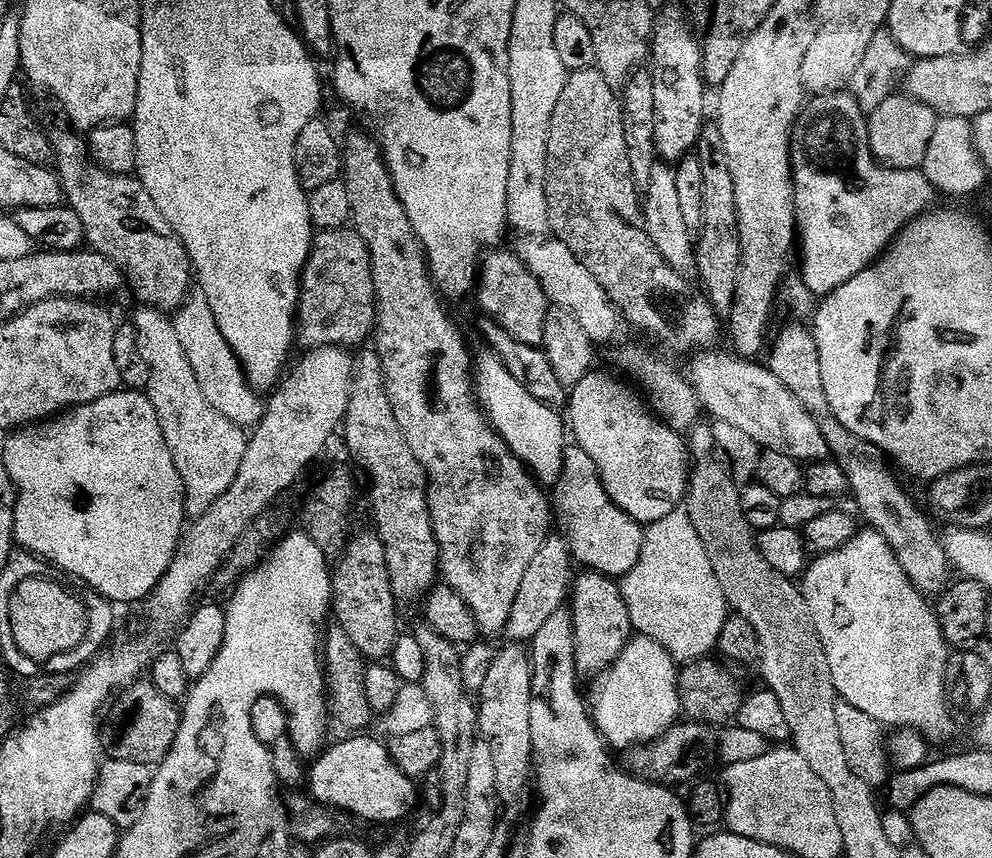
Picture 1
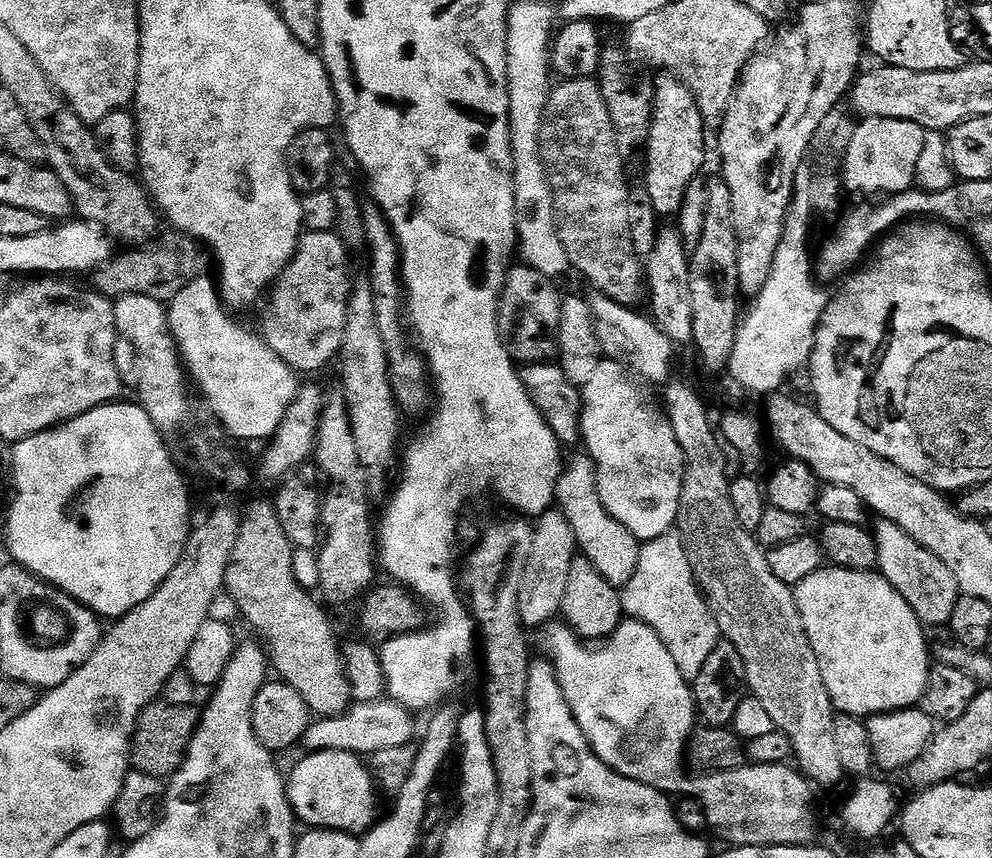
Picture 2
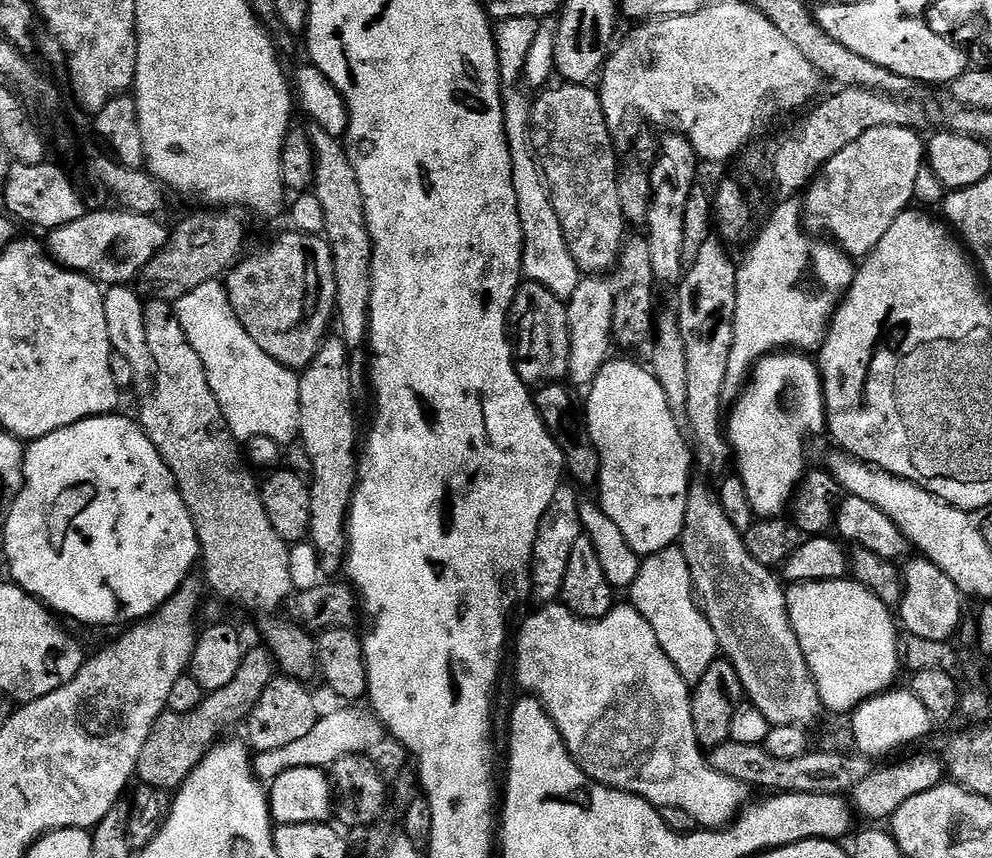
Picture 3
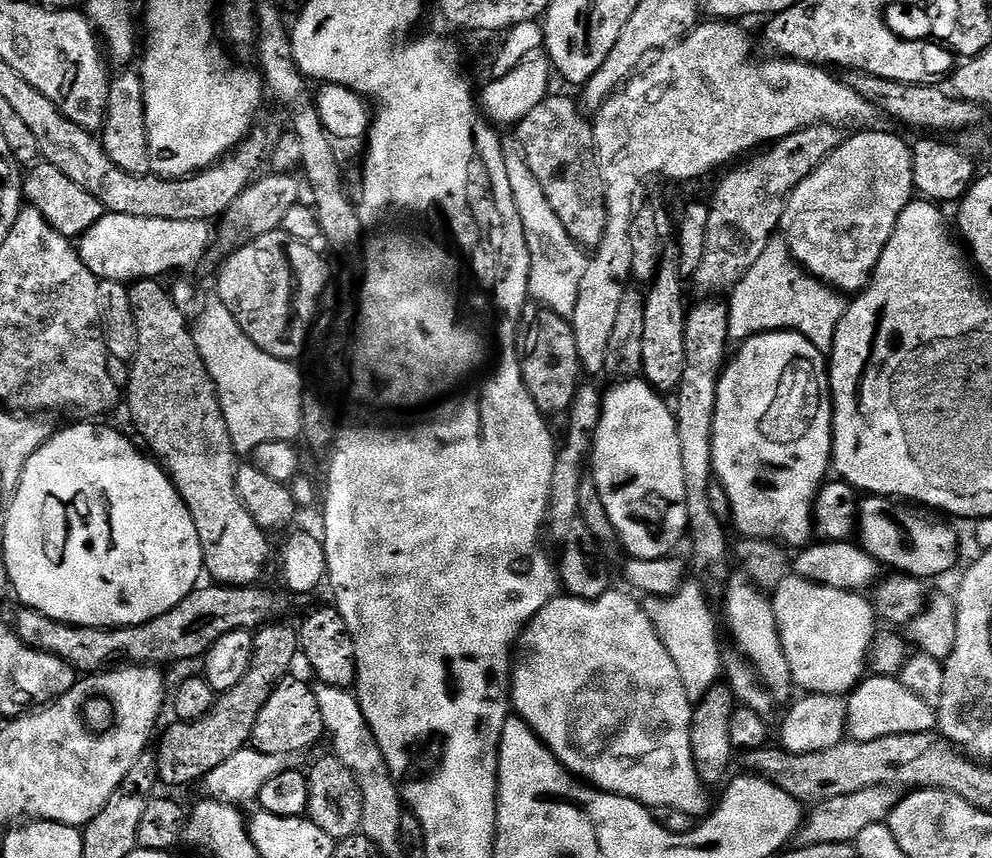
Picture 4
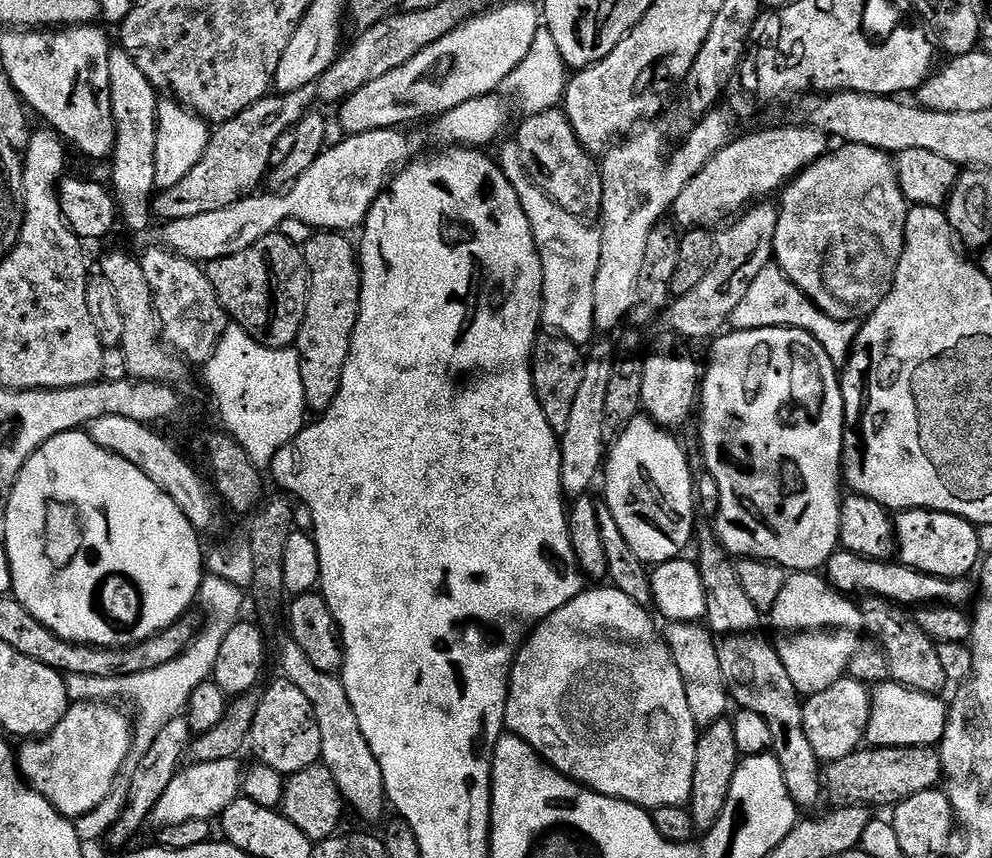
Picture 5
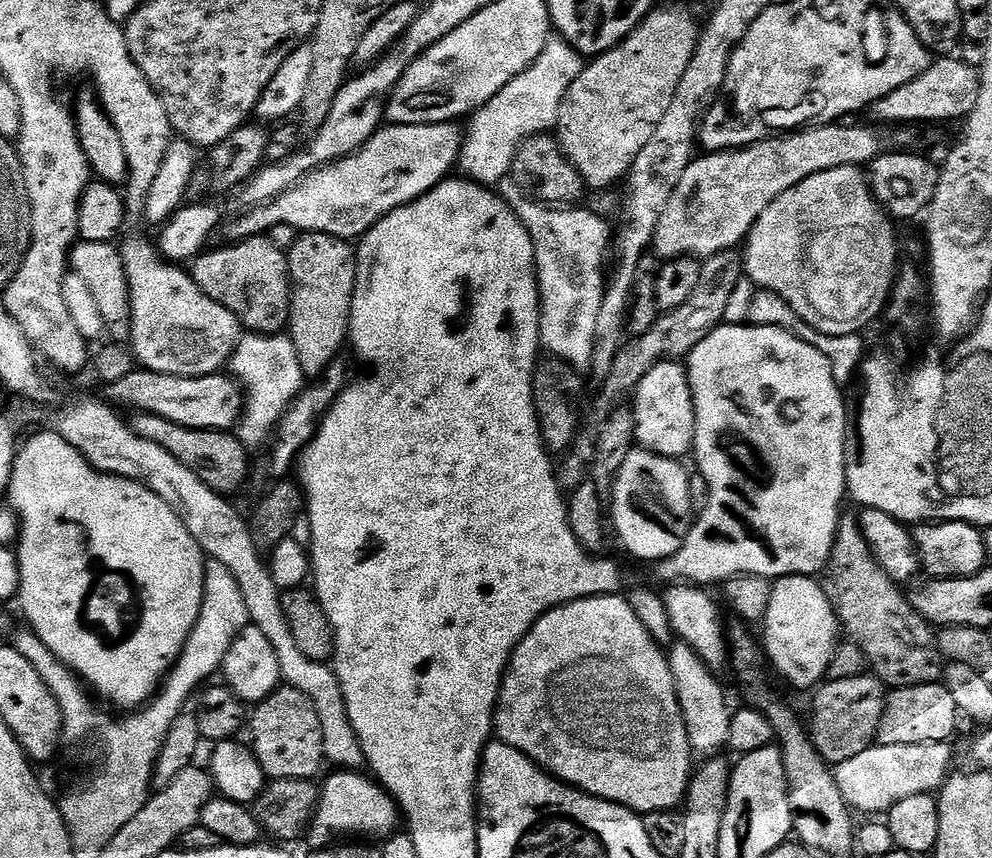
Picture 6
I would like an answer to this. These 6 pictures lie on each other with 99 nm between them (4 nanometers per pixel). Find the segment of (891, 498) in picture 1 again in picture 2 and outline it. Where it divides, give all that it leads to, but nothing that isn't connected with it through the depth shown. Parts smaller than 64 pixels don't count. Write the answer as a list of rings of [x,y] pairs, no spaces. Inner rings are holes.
[[[883,518],[875,521],[874,533],[877,542],[878,571],[892,583],[910,607],[914,610],[920,623],[925,626],[931,624],[951,625],[954,606],[962,595],[954,574],[950,574],[950,566],[938,558],[910,534],[890,520]]]

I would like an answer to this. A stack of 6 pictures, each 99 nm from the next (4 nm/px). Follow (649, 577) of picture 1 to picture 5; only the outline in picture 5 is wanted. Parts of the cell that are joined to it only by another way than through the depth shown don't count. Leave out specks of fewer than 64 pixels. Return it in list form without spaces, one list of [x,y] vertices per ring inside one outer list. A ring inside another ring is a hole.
[[[700,622],[694,624],[669,623],[667,627],[668,633],[666,632],[666,639],[668,649],[684,679],[684,685],[686,686],[686,703],[690,705],[690,714],[694,714],[694,722],[696,723],[697,729],[706,729],[714,722],[725,719],[725,717],[729,715],[728,708],[730,709],[728,687],[722,678],[722,666],[718,666],[718,650],[712,641],[712,634],[708,631],[707,627]]]

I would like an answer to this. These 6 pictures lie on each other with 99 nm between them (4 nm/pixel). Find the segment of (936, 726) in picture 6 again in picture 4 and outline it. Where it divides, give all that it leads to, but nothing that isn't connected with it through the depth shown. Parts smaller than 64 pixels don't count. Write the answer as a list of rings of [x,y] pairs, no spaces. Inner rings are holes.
[[[869,675],[852,689],[846,700],[848,706],[847,735],[853,740],[874,742],[890,734],[918,734],[936,728],[933,705],[922,702],[918,694],[910,694],[895,676]]]

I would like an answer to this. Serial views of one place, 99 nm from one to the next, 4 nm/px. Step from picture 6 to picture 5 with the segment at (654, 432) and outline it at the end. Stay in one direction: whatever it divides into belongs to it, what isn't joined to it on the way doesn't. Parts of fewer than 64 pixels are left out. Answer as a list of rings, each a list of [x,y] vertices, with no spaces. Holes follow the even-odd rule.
[[[671,335],[668,336],[664,336],[660,340],[660,348],[664,352],[656,352],[652,357],[647,357],[644,360],[644,369],[642,370],[642,408],[660,428],[677,430],[676,428],[682,427],[691,416],[693,419],[694,413],[697,411],[700,385],[702,383],[702,368],[701,365],[696,365],[696,360],[690,353],[672,352],[676,348],[675,342],[677,343],[677,341]]]

